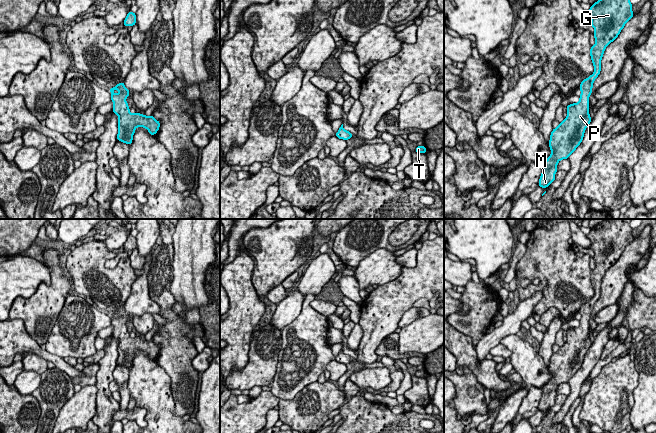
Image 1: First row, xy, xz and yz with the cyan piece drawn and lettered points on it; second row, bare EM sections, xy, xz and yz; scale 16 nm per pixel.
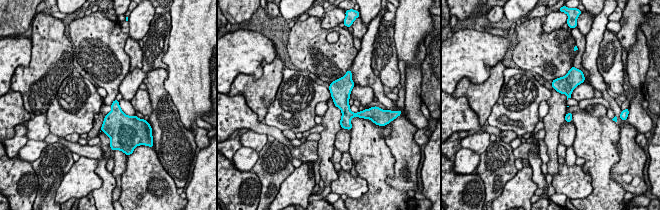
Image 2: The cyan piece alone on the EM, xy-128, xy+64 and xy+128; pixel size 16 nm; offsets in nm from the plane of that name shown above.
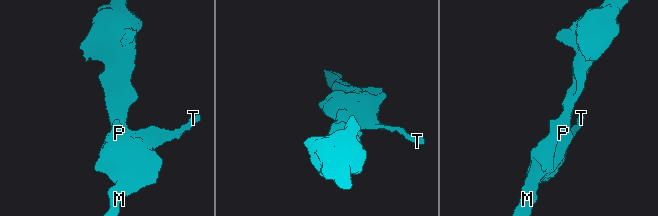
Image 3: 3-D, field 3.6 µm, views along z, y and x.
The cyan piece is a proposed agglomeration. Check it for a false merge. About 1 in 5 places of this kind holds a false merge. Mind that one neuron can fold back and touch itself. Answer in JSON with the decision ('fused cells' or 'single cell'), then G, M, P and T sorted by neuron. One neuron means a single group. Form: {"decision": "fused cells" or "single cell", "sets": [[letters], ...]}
{"decision": "single cell", "sets": [["G", "M", "P", "T"]]}

